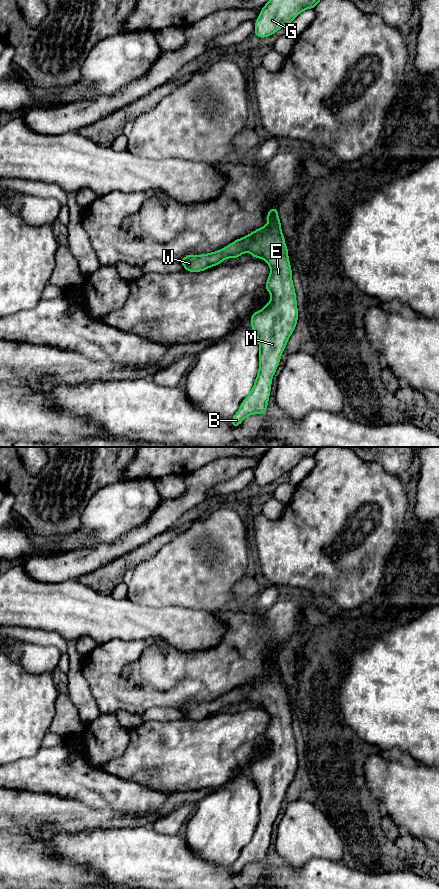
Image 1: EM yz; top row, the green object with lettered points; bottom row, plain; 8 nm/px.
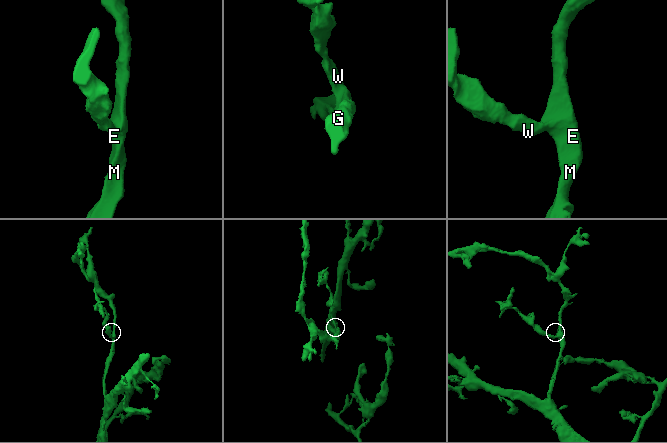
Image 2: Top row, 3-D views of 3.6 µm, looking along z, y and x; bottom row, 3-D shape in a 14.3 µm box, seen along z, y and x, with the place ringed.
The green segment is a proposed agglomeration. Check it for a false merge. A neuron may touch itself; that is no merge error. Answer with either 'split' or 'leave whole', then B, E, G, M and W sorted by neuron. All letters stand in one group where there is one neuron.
leave whole | B E G M W

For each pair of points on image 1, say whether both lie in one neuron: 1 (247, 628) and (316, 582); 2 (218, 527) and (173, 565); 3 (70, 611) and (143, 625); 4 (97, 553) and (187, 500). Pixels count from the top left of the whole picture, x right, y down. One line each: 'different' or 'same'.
1: different
2: same
3: same
4: same

